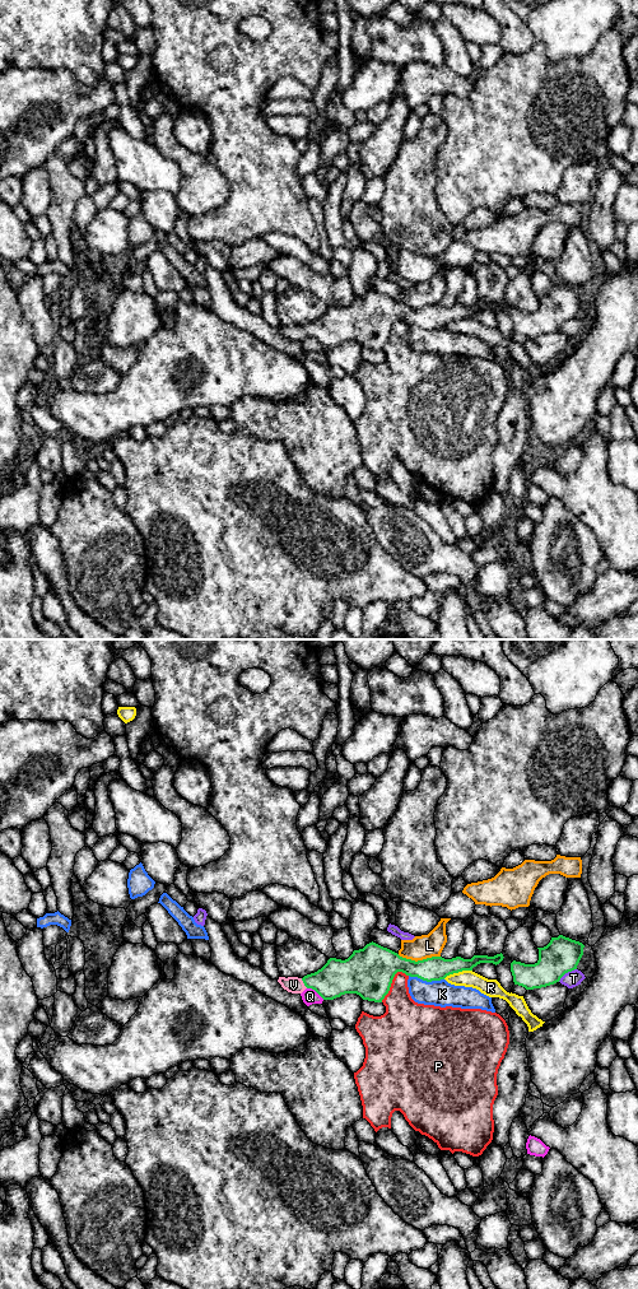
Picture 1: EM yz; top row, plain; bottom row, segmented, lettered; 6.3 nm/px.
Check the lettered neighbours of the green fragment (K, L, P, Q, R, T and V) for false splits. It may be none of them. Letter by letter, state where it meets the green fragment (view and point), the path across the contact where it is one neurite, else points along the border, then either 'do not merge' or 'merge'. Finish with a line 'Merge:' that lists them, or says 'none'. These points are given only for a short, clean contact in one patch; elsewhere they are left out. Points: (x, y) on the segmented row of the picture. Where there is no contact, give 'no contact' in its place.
K: contact yz (427, 981); do not merge
L: contact yz (419, 961); do not merge
P: contact yz (391, 982); do not merge
Q: contact yz (316, 991); border yz (307, 987), (311, 987), (324, 999); do not merge
R: contact yz (457, 972); do not merge
T: contact yz (567, 972); do not merge
V: contact yz (303, 982); way yz (338, 977), (331, 981), (303, 982), (294, 985); merge
Merge: V

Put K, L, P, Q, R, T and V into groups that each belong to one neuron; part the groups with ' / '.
K / L / P / Q / R / T / V

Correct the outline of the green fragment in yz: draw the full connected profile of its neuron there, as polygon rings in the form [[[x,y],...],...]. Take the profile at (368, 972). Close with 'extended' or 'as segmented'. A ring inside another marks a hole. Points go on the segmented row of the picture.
[[[372,941],[363,949],[354,950],[345,960],[330,958],[315,973],[303,978],[279,977],[278,982],[292,993],[302,993],[306,988],[312,988],[323,1000],[357,993],[363,1000],[382,1002],[397,972],[432,982],[462,971],[472,971],[480,963],[497,965],[503,958],[500,953],[494,957],[474,955],[471,959],[432,957],[415,962]]] | extended

